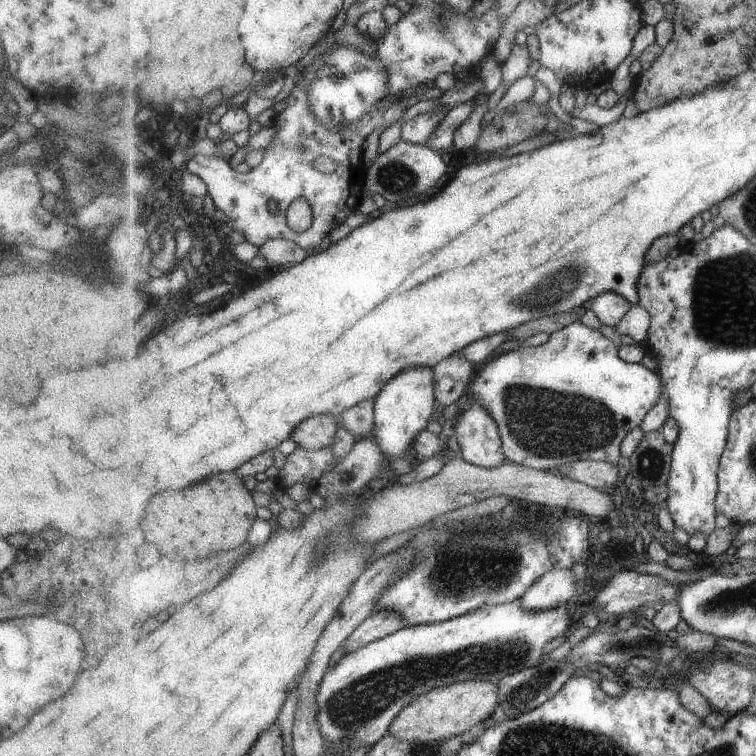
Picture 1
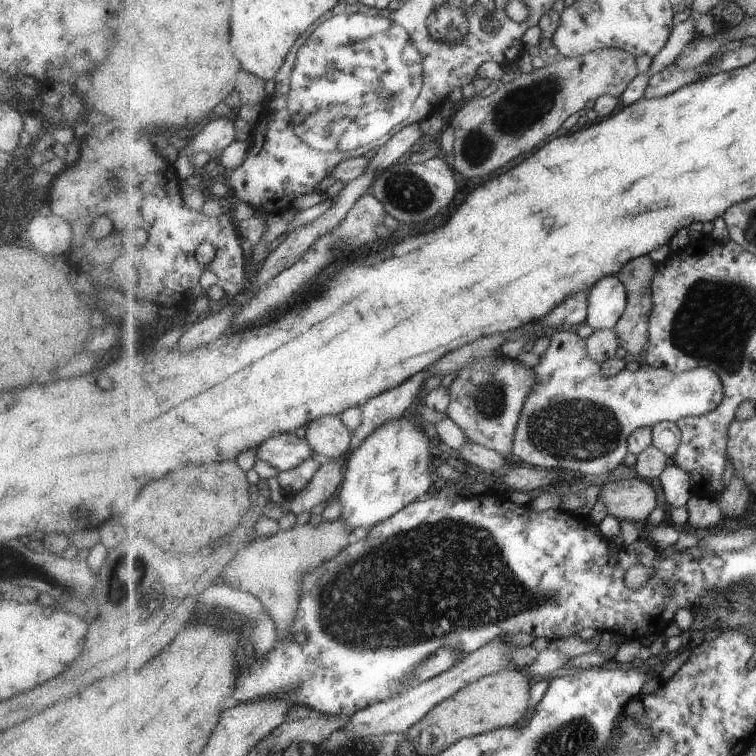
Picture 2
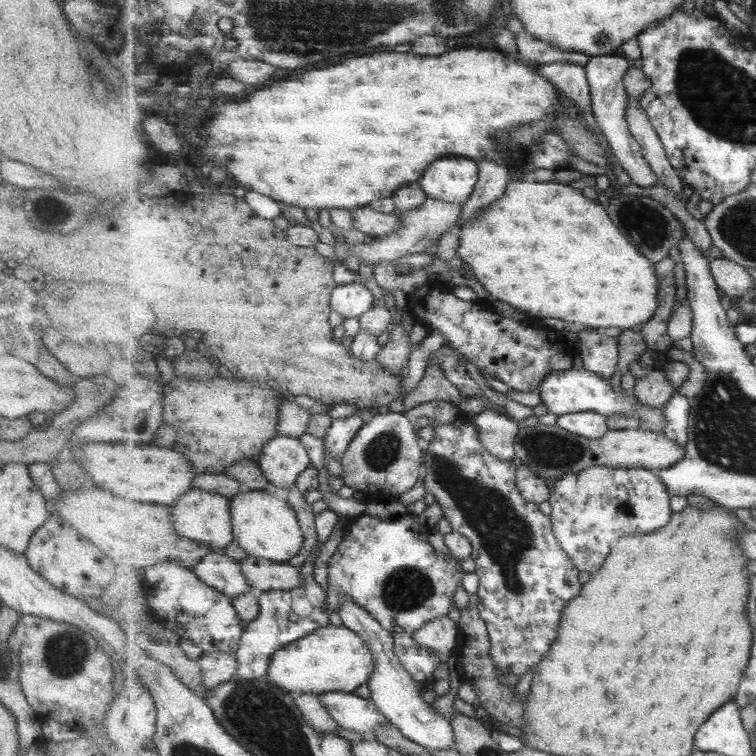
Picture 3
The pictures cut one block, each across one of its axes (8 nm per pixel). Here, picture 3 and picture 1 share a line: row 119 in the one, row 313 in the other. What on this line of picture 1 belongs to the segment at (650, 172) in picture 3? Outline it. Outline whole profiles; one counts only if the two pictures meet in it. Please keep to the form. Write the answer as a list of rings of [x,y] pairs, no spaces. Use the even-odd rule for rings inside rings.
[[[604,292],[592,299],[588,307],[593,309],[603,324],[615,328],[628,315],[632,305],[632,302],[620,294]]]

